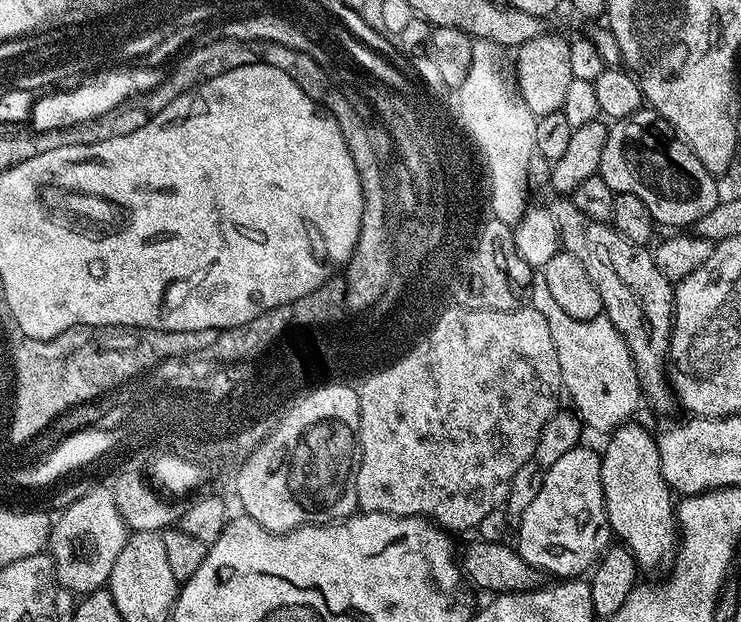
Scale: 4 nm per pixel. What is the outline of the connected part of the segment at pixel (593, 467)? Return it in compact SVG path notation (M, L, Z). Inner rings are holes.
M584 447L570 449L550 466L542 490L538 490L534 502L526 506L526 514L518 521L520 533L514 539L516 551L527 564L540 569L541 573L548 575L549 572L552 578L576 578L587 573L613 539L600 477L601 453Z

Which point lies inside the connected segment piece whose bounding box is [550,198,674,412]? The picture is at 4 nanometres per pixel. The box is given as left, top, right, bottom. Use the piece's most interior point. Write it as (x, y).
(638, 300)

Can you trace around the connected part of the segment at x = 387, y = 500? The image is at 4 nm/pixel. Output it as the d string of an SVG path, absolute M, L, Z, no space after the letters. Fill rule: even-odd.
M521 306L514 310L447 310L442 316L440 324L437 324L434 332L428 336L428 340L424 340L423 344L415 347L414 352L406 354L405 357L395 362L388 369L376 374L369 372L364 376L365 380L358 384L358 406L360 407L360 431L358 433L358 463L356 465L356 506L360 512L377 512L378 514L390 514L391 516L423 516L431 518L439 527L447 530L449 533L464 532L467 528L476 530L482 518L491 511L499 509L510 490L510 482L514 482L514 474L518 474L518 470L522 470L522 466L526 466L526 462L534 454L534 446L538 446L538 438L542 434L542 430L546 426L546 422L557 411L556 395L562 392L562 381L560 378L560 367L558 366L558 354L554 351L554 338L550 338L550 326L546 326L546 318L542 318L542 314L538 314L538 310L534 310L531 306Z

